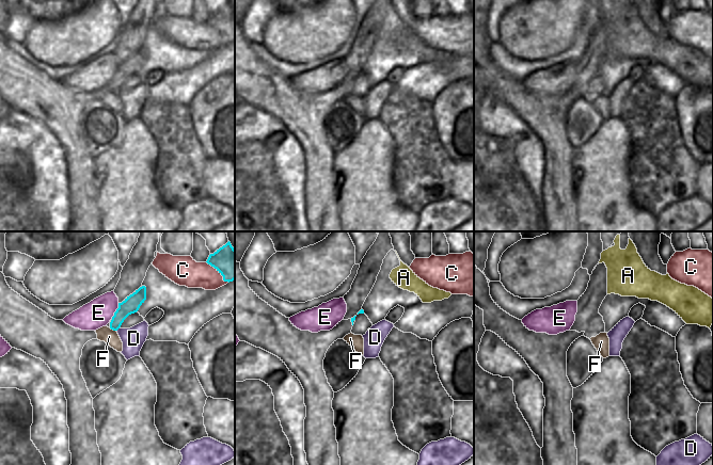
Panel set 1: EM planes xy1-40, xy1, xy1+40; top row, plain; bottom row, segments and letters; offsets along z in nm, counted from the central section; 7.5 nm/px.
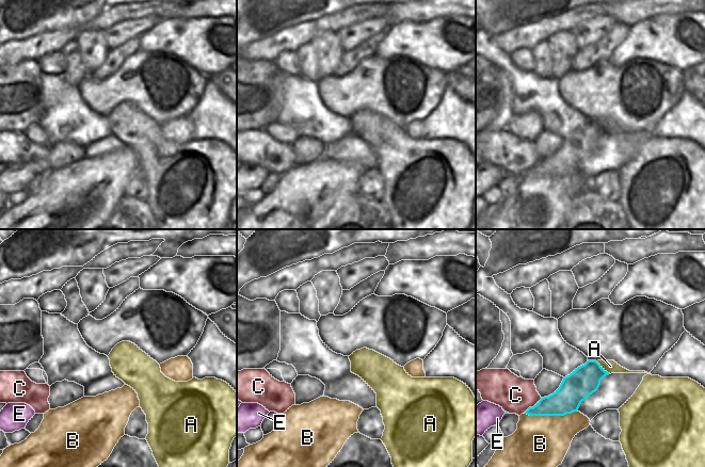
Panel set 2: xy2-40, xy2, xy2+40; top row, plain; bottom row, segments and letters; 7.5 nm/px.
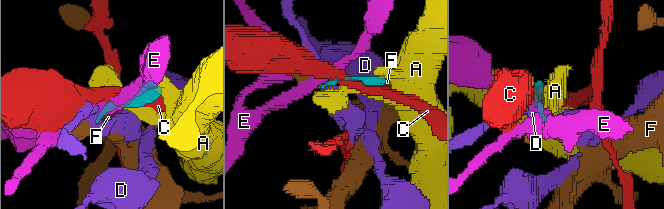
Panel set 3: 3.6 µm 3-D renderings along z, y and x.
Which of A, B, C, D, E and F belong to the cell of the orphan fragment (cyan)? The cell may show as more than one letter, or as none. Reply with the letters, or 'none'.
none

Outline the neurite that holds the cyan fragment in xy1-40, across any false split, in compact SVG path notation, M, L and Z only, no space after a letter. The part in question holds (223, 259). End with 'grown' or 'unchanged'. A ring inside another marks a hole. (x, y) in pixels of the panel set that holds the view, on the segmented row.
M229 241L210 254L206 262L223 276L224 282L229 283L235 279L235 248Z; unchanged

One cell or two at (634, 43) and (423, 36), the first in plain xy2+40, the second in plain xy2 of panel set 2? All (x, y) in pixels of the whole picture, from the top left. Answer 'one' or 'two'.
one

